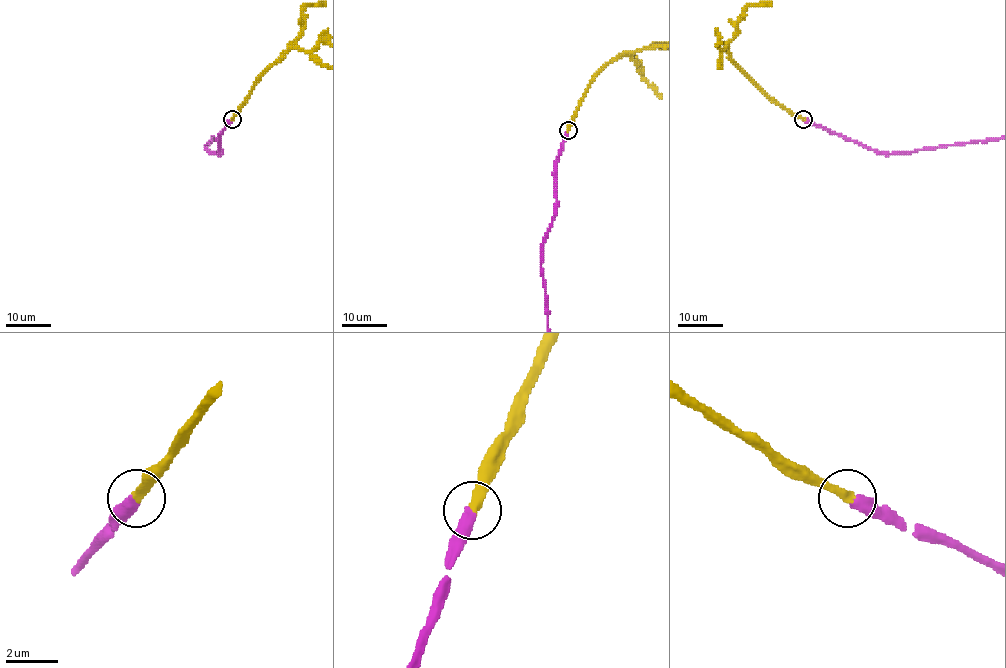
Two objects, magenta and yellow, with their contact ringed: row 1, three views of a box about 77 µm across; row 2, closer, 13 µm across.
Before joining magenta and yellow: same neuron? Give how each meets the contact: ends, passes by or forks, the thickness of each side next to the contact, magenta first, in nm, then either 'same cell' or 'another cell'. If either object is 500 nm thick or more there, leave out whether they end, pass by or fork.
magenta ends; yellow ends; calibres 440 and 360 nm; same cell

